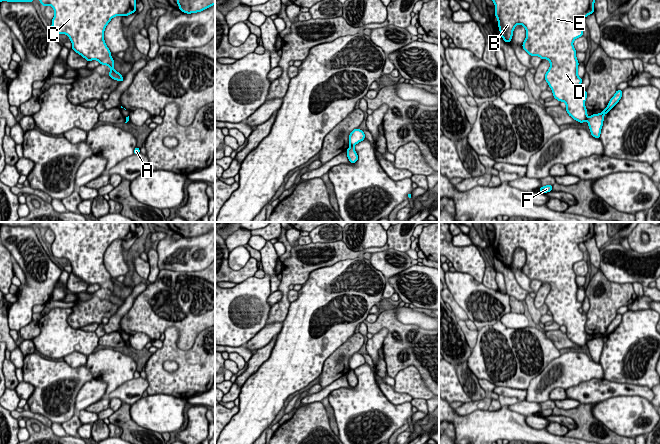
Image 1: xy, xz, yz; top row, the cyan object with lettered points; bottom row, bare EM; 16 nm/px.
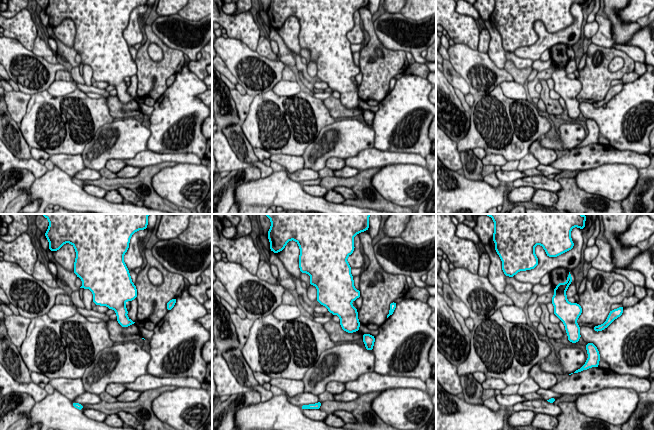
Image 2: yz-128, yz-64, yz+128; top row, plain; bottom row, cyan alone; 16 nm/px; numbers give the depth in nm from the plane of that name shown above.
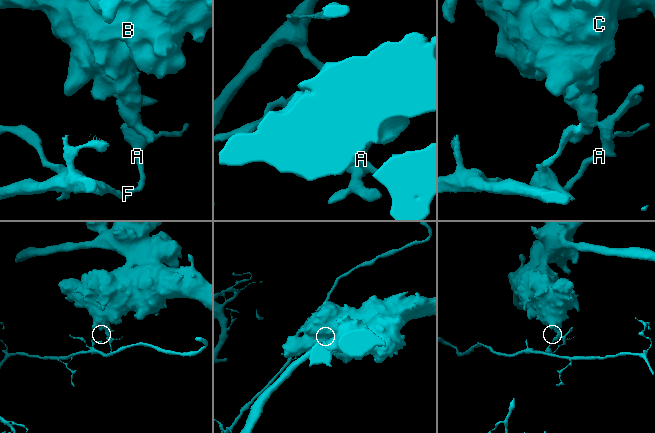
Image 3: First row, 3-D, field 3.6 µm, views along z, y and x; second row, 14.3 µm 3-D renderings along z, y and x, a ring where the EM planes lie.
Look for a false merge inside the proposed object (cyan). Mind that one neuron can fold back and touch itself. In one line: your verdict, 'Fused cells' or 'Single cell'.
Fused cells

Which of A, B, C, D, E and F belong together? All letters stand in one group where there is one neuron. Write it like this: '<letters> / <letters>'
A F / B C D E

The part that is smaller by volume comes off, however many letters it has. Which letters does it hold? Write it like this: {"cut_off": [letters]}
{"cut_off": ["A", "F"]}

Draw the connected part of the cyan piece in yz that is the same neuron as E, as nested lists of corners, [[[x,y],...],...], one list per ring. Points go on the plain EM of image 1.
[[[489,222],[495,228],[500,260],[509,267],[517,248],[526,253],[523,273],[531,280],[539,280],[550,285],[545,304],[552,313],[553,321],[566,327],[566,335],[574,344],[583,347],[587,344],[585,324],[586,314],[579,312],[582,302],[578,300],[578,285],[573,265],[583,260],[579,244],[594,237],[595,222]]]

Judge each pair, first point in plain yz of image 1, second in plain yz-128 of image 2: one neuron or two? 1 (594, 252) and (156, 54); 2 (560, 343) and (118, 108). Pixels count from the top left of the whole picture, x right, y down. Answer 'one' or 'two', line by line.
1: two
2: one

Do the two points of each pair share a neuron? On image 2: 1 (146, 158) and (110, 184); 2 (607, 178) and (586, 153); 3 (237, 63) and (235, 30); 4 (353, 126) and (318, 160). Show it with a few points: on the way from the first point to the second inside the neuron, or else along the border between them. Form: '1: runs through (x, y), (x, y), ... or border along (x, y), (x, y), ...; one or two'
1: border along (165, 162), (148, 165), (142, 169); two
2: border along (621, 163), (604, 163), (578, 172); two
3: border along (228, 36), (241, 40), (256, 52); two
4: runs through (344, 135), (327, 151); one

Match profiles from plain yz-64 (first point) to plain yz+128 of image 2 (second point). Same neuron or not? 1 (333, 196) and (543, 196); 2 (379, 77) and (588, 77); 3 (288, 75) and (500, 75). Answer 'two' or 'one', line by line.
1: one
2: one
3: two

